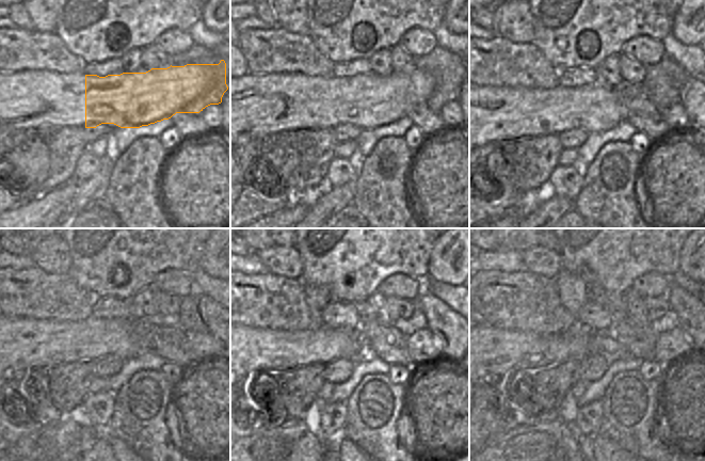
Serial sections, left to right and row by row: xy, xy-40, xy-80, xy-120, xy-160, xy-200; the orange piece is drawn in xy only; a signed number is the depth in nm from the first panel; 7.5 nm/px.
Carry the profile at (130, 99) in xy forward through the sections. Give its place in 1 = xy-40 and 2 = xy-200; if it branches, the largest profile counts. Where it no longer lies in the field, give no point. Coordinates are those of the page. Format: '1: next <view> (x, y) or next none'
1: next xy-40 (370, 100)
2: next xy-200 (499, 353)

